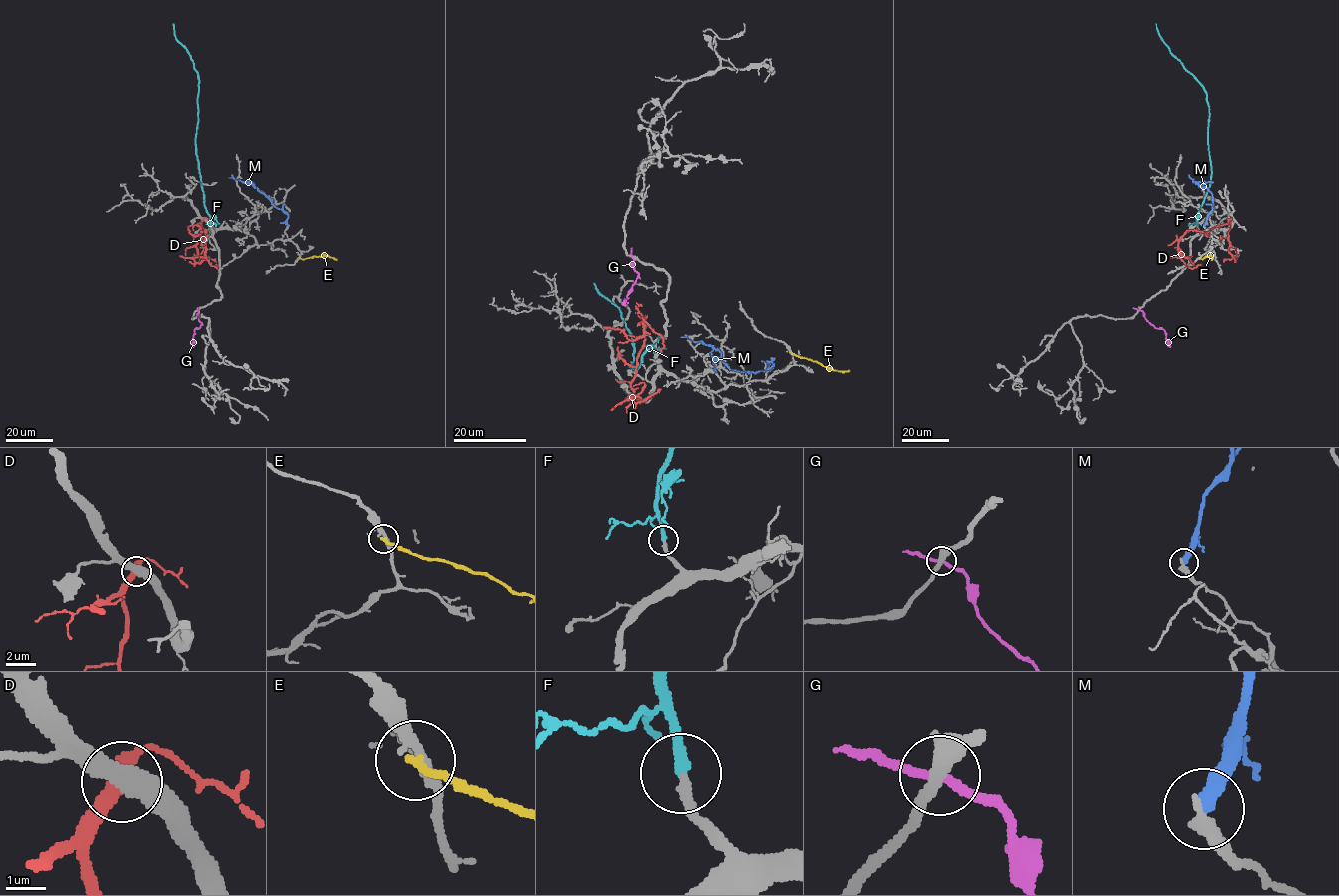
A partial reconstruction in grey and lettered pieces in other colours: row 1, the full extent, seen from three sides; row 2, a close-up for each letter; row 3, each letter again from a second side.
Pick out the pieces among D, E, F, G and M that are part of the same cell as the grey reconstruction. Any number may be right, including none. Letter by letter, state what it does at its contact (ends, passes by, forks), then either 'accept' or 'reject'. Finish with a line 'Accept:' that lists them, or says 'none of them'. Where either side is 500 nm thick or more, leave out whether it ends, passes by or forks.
D: it passes by; reject
E: it ends; reject
F: it ends; accept
G: it passes by; reject
M: it ends; reject
Accept: F

